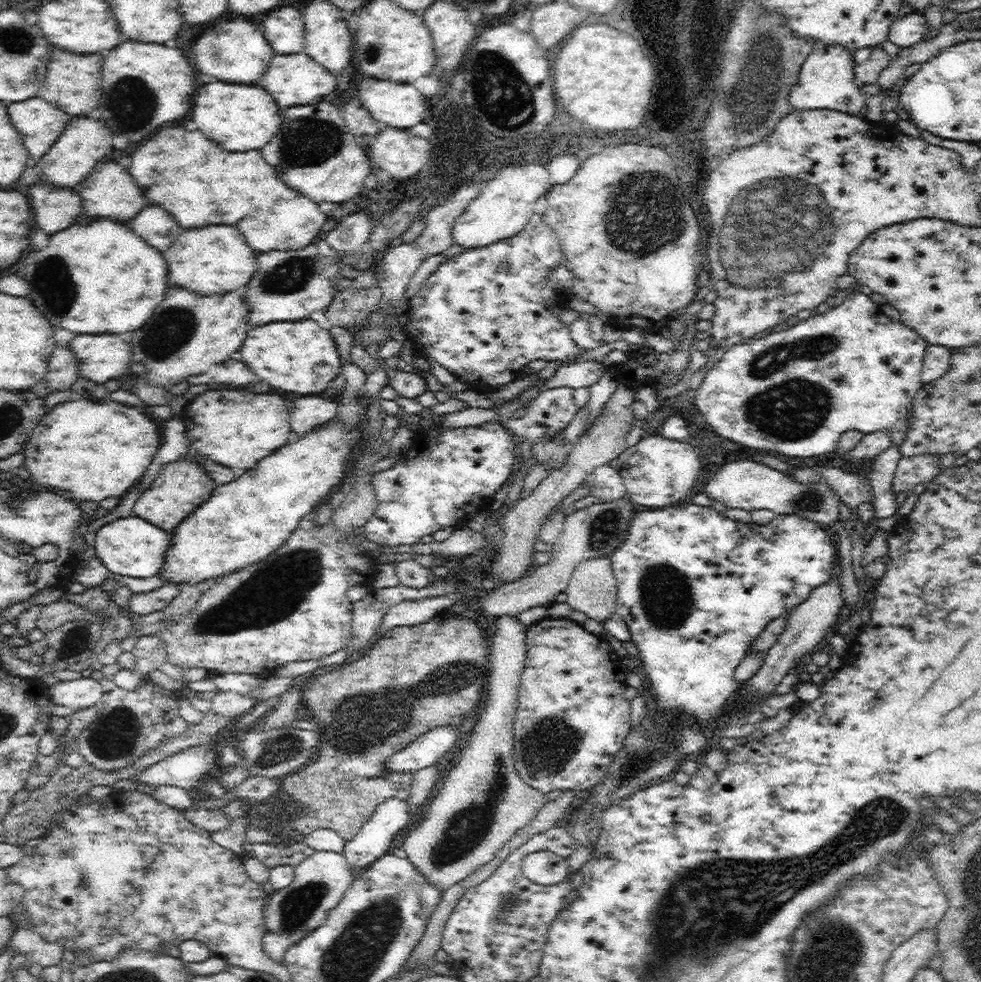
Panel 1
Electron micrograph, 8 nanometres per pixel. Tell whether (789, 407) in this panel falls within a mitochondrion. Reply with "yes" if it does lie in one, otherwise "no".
yes

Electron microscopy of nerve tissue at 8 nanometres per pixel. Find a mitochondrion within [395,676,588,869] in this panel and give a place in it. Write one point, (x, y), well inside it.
(547, 747)

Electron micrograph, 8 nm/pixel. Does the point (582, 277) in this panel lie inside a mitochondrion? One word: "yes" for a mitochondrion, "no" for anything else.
no

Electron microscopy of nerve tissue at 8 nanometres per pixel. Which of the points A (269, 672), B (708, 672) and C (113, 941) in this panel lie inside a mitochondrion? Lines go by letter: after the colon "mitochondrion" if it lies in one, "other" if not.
A: other
B: other
C: other

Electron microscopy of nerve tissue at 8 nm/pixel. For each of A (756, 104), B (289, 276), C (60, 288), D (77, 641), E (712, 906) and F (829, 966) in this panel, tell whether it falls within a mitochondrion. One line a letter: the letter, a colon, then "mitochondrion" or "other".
A: mitochondrion
B: mitochondrion
C: mitochondrion
D: mitochondrion
E: mitochondrion
F: mitochondrion

